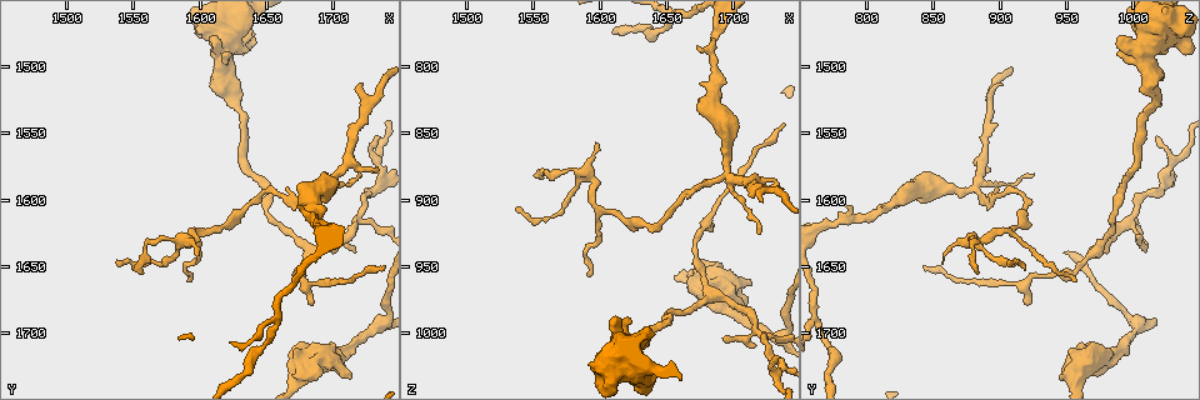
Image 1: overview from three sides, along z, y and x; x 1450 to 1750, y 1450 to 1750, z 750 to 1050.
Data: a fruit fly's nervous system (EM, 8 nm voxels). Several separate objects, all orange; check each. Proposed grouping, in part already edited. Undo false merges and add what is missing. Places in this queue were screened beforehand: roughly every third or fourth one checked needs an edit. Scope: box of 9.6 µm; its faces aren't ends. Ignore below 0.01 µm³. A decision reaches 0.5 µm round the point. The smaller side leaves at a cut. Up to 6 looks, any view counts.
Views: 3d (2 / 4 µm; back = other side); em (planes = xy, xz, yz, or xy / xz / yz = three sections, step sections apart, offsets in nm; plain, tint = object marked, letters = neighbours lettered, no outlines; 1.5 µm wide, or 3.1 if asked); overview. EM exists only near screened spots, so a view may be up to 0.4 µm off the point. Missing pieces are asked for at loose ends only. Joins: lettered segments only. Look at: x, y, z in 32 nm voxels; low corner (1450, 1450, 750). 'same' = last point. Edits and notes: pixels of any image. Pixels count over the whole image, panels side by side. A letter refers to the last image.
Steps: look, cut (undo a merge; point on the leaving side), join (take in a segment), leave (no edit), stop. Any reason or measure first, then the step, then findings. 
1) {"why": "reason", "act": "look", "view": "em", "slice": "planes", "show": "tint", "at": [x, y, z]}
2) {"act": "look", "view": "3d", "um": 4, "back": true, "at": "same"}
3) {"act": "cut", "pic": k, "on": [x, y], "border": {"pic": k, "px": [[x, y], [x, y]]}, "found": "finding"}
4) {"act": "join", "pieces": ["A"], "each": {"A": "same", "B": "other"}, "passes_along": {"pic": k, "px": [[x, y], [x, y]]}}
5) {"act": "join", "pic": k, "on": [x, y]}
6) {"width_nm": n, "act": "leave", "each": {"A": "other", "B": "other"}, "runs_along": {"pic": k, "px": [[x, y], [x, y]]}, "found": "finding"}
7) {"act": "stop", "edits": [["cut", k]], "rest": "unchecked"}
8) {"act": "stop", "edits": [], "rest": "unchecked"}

{"why": "thin neck", "act": "look", "view": "em", "slice": "planes", "show": "tint", "at": [1670, 1658, 930]}

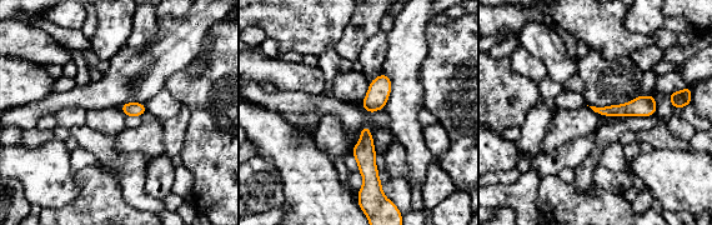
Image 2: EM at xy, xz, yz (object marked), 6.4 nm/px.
{"why": "see the neighbours", "act": "look", "view": "em", "slice": "planes", "show": "letters", "at": "same"}

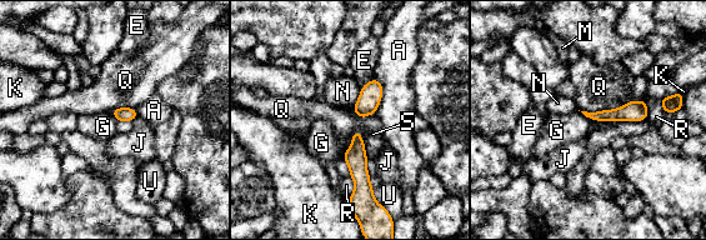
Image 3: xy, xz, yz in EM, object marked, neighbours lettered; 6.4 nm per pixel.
{"act": "leave", "each": {"A": "other", "E": "other", "G": "other", "J": "other", "K": "other", "M": "other", "N": "other", "Q": "other", "R": "other", "S": "other", "U": "other"}, "runs_along": {"pic": 3, "px": [[644, 108], [624, 114], [591, 115]]}, "found": "continuous, no second neuron"}

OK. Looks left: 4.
{"why": "an open end", "act": "look", "view": "3d", "um": 4, "at": [1722, 1582, 922]}

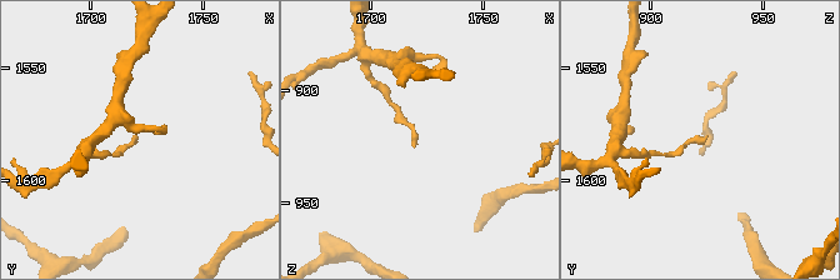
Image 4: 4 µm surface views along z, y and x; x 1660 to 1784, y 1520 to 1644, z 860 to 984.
{"act": "look", "view": "em", "slice": "planes", "show": "letters", "at": [1722, 1582, 925]}

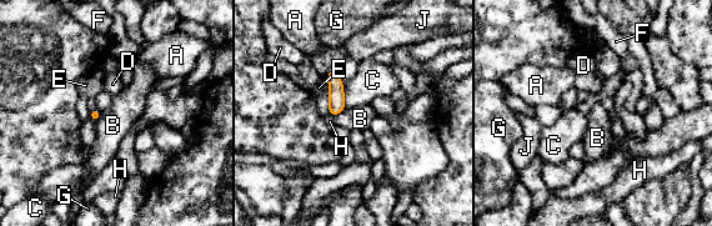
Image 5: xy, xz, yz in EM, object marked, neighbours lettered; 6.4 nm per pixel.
{"act": "leave", "each": {"A": "other", "B": "other", "C": "other", "D": "other", "E": "other", "F": "other", "G": "other", "H": "other", "J": "other"}, "border": {"pic": 5, "px": [[345, 108], [334, 116]]}, "found": "no lettered segment goes on from it"}

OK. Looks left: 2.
{"why": "abrupt turn", "act": "look", "view": "em", "slice": "yz", "step": 8, "show": "letters", "at": [1718, 1616, 994]}

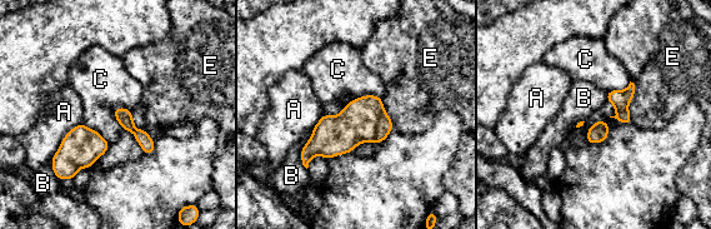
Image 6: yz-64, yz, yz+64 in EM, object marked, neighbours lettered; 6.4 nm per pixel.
{"longest_contact_nm": ["A", 320], "act": "cut", "pic": 6, "on": [384, 125], "each": {"A": "other", "B": "other", "C": "other", "E": "other"}, "border": {"pic": 6, "px": [[384, 110], [379, 115], [374, 140]]}, "found": "two neurons meet here"}

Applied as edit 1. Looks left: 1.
{"act": "stop", "edits": [["cut", 6]], "rest": "unchecked"}

